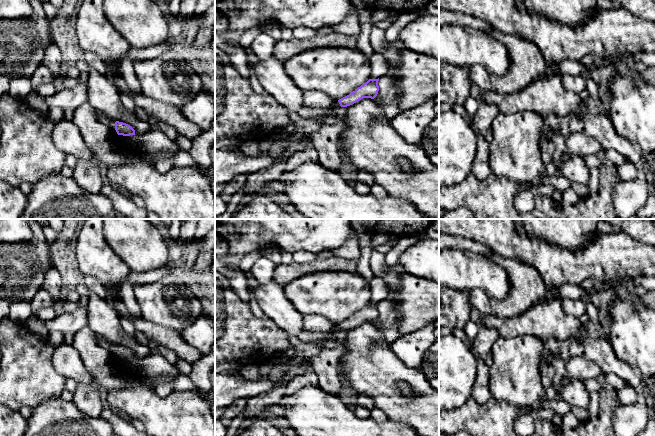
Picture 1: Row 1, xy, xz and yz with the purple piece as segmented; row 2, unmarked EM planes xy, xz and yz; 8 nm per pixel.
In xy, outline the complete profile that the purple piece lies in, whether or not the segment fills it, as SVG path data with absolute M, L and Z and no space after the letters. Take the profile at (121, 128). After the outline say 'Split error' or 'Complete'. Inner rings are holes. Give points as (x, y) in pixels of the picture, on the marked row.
M99 112L96 113L96 116L99 122L108 126L109 129L115 134L123 136L135 135L135 130L126 123L112 120Z. Split error

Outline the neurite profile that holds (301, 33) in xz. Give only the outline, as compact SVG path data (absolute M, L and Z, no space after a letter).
M297 27L292 30L293 36L296 39L304 40L316 36L316 30L310 27Z

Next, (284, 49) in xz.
M332 31L324 36L313 36L304 40L293 38L292 40L276 41L273 55L281 62L286 62L295 55L303 51L316 49L319 47L328 48L347 48L349 50L355 49L358 35L347 35Z

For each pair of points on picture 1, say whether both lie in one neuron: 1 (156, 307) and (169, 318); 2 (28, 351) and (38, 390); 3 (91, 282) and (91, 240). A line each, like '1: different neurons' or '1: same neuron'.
1: same neuron
2: same neuron
3: different neurons

